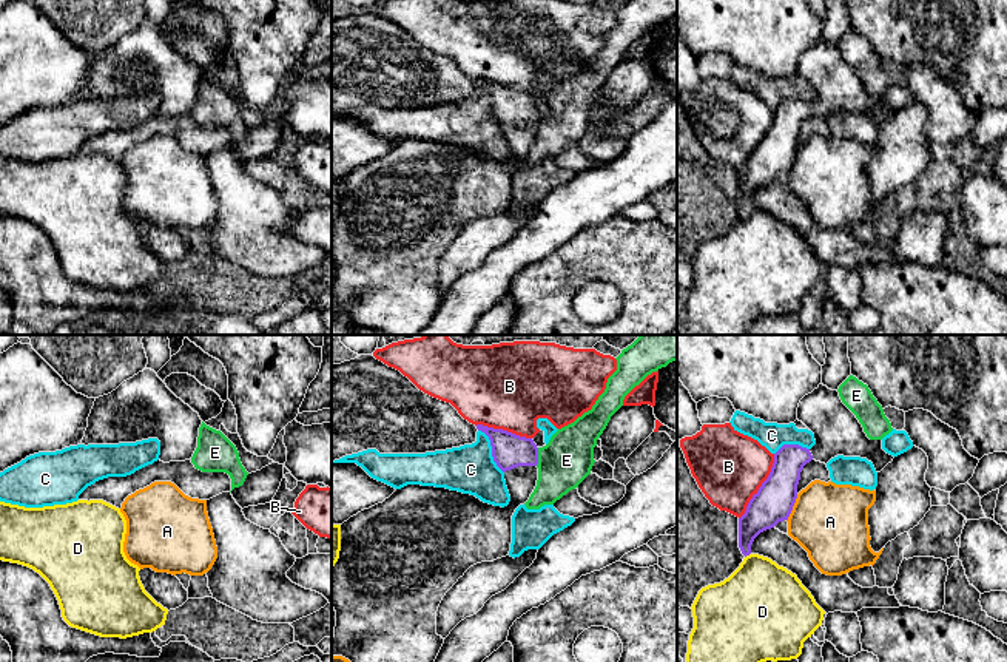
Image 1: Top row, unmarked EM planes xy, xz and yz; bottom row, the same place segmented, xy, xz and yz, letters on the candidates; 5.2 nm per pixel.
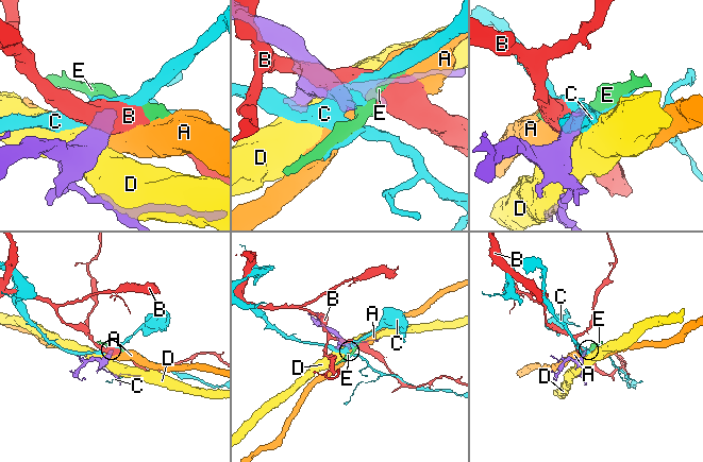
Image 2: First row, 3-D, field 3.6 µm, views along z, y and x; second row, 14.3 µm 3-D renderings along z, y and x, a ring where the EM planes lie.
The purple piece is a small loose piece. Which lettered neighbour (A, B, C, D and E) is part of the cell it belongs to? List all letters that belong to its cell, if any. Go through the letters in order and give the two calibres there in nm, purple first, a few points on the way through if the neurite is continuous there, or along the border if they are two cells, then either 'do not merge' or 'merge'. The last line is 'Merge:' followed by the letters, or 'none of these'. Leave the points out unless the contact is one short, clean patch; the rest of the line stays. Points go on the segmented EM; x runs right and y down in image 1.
A: calibres 200 and 400 nm; border yz (798, 494), (787, 520); do not merge
B: calibres 200 and 380 nm; do not merge
C: calibres 180 and 260 nm; border xz (478, 429), (488, 437), (492, 460), (503, 472); do not merge
D: calibres 190 and 400 nm; do not merge
E: calibres 180 and 280 nm; border xz (538, 448), (538, 462), (535, 465); do not merge
Merge: none of these

